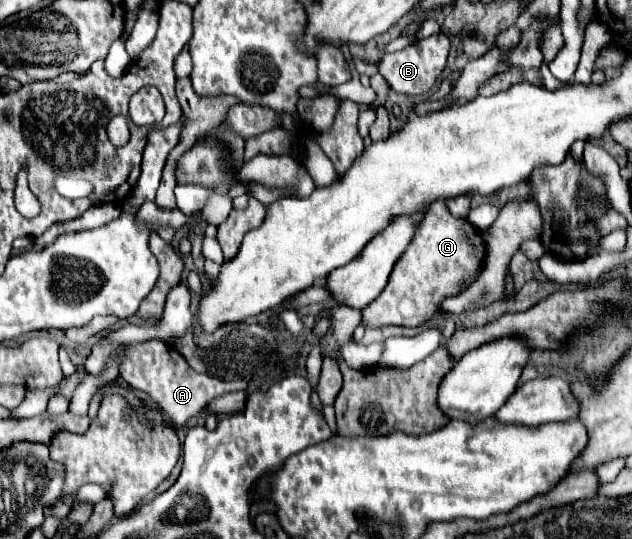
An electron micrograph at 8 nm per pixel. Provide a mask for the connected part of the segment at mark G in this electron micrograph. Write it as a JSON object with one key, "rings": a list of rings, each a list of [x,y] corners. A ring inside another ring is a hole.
{"rings":[[[434,201],[426,213],[426,219],[420,223],[414,241],[394,265],[386,289],[362,311],[362,323],[368,327],[416,327],[430,321],[438,309],[438,303],[450,295],[456,295],[462,281],[476,277],[476,273],[482,269],[486,255],[482,243],[482,235],[474,225],[470,225],[466,219],[452,217],[444,201]]]}

